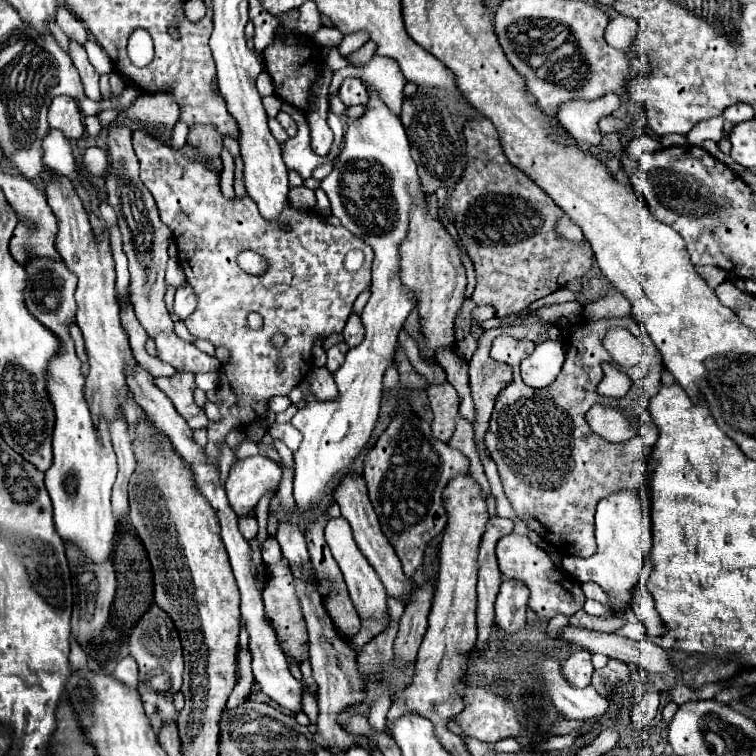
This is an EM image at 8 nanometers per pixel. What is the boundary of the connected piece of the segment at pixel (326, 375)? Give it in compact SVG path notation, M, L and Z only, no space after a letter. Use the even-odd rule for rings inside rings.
M326 367L312 369L310 375L308 375L308 379L312 383L314 395L320 401L332 401L334 397L338 397L338 389L336 389L336 383L334 383L334 375Z

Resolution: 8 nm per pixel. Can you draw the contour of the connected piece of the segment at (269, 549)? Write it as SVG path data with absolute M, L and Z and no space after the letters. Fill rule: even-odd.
M268 537L262 548L262 558L264 563L274 565L278 563L281 558L281 549L275 537Z

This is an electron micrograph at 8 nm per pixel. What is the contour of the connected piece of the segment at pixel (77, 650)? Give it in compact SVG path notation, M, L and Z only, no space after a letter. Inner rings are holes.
M70 639L70 665L74 671L82 669L86 665L86 653L82 651L82 647L76 639Z

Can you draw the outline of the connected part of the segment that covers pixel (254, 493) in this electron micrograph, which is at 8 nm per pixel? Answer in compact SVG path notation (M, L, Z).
M254 455L244 461L234 461L224 485L230 507L236 515L248 515L268 489L280 485L280 477L280 465L268 457Z

